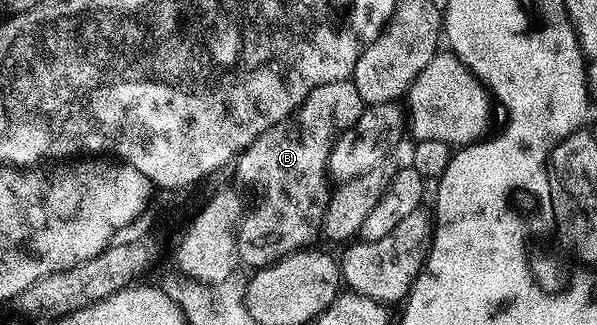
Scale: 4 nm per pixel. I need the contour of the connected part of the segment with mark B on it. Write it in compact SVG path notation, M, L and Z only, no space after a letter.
M354 81L321 84L307 97L299 109L287 119L269 128L249 148L239 155L234 163L235 178L252 194L255 199L251 207L242 211L239 229L235 231L240 263L245 267L258 268L268 266L294 250L306 250L320 241L323 229L323 217L329 197L329 179L327 161L336 138L345 130L350 130L355 121L361 117L365 104L361 100L361 92L357 92Z

